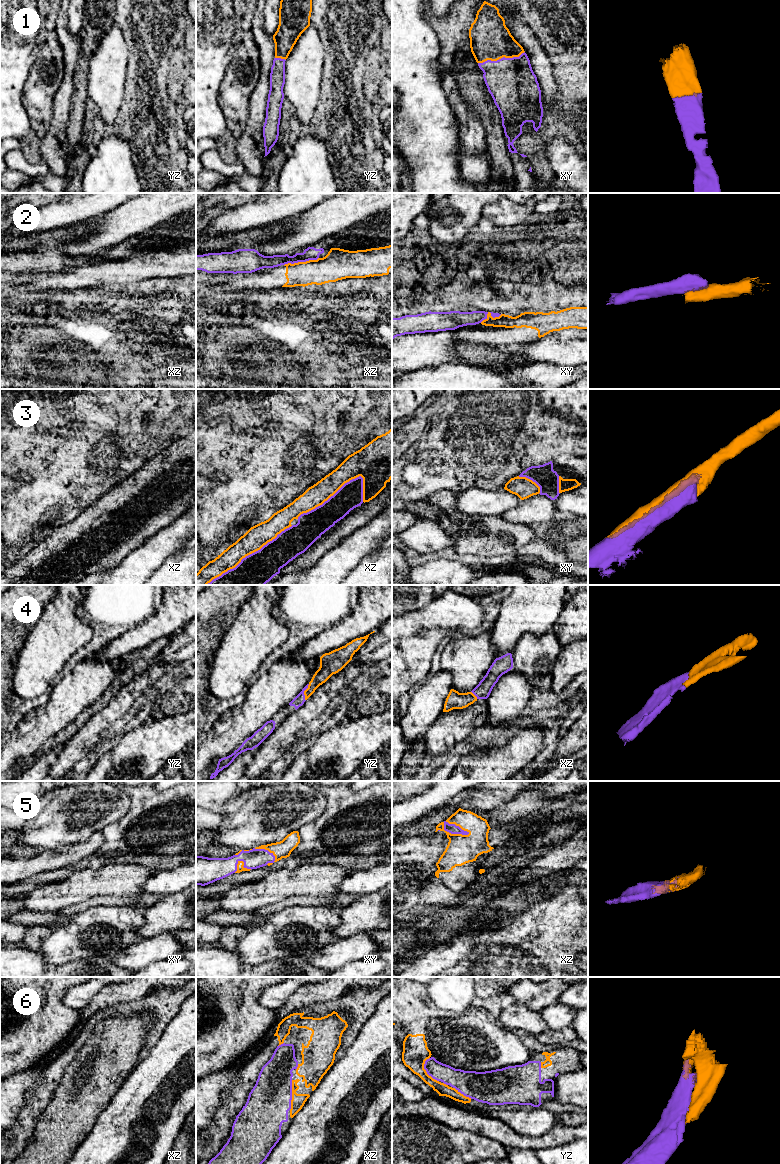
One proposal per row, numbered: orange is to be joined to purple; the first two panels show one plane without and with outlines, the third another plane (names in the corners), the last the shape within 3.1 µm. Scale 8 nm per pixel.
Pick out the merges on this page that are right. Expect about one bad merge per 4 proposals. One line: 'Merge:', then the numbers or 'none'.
Merge: 1, 3, 4, 5, 6

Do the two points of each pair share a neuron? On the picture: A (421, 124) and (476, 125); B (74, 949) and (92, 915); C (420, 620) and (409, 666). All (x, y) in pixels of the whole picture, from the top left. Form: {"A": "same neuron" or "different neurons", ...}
{"A": "different neurons", "B": "same neuron", "C": "same neuron"}

